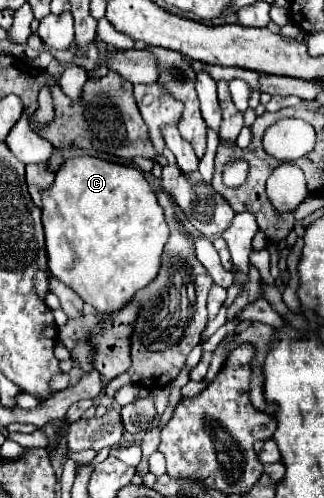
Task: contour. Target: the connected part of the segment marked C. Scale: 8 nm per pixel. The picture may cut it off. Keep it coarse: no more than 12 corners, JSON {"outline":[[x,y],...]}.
{"outline":[[64,161],[42,191],[50,273],[98,313],[158,275],[142,171]]}

